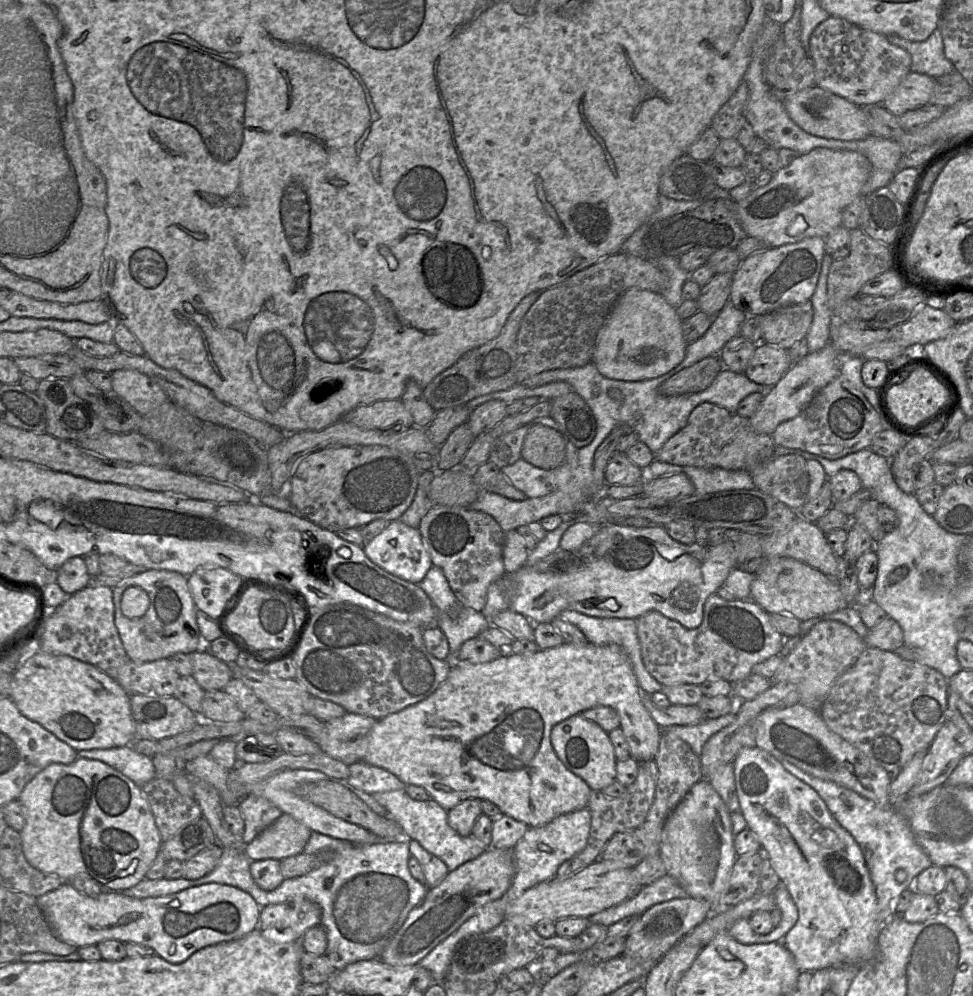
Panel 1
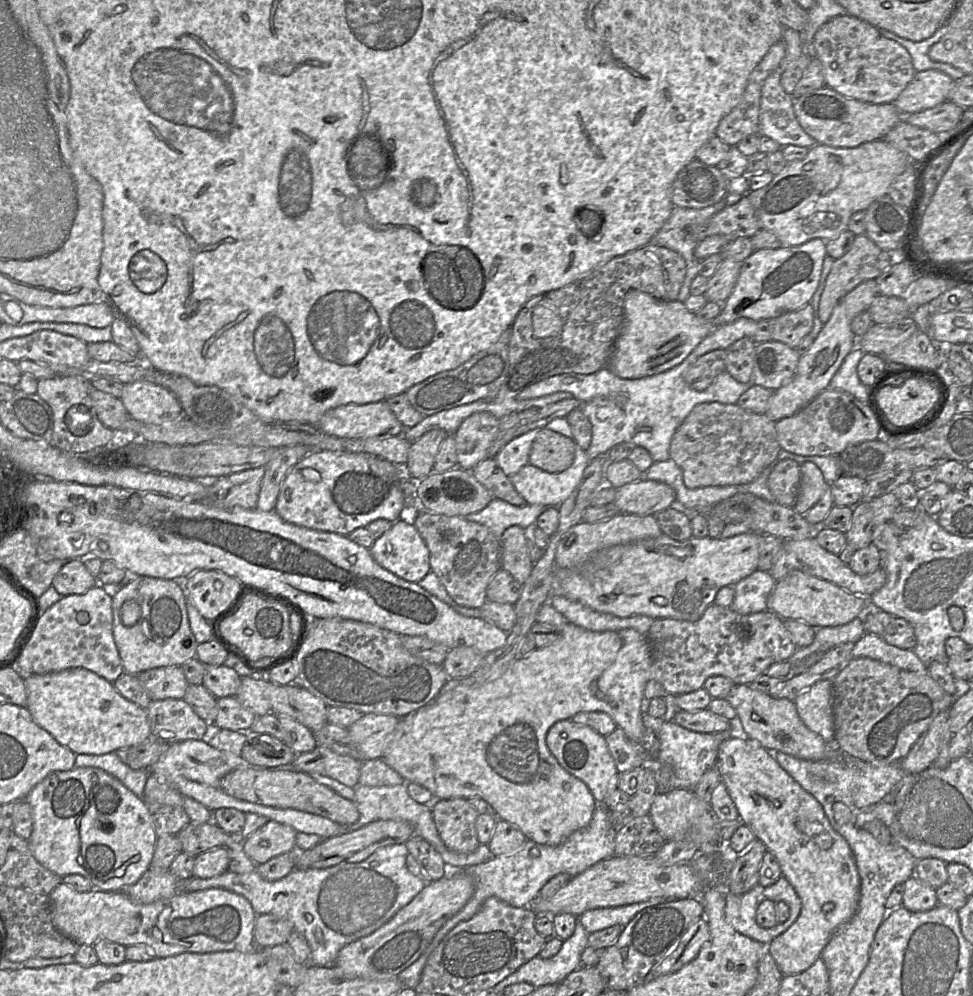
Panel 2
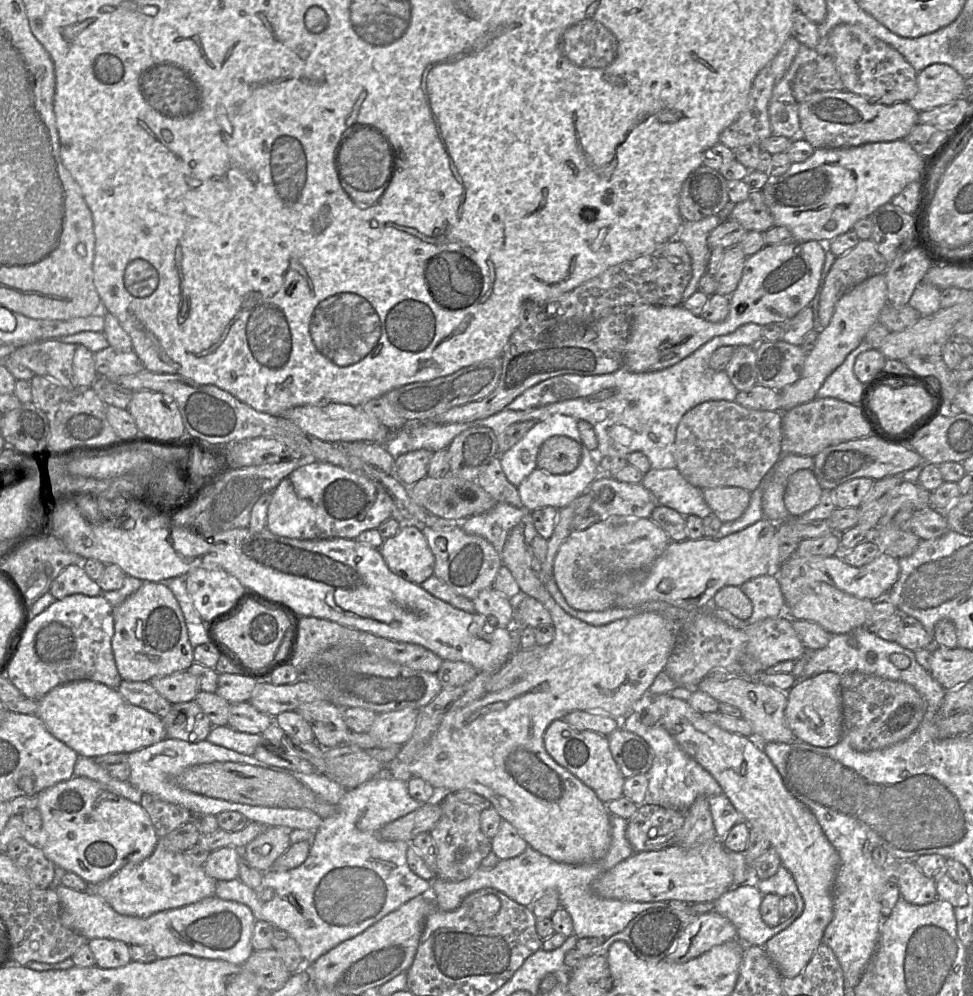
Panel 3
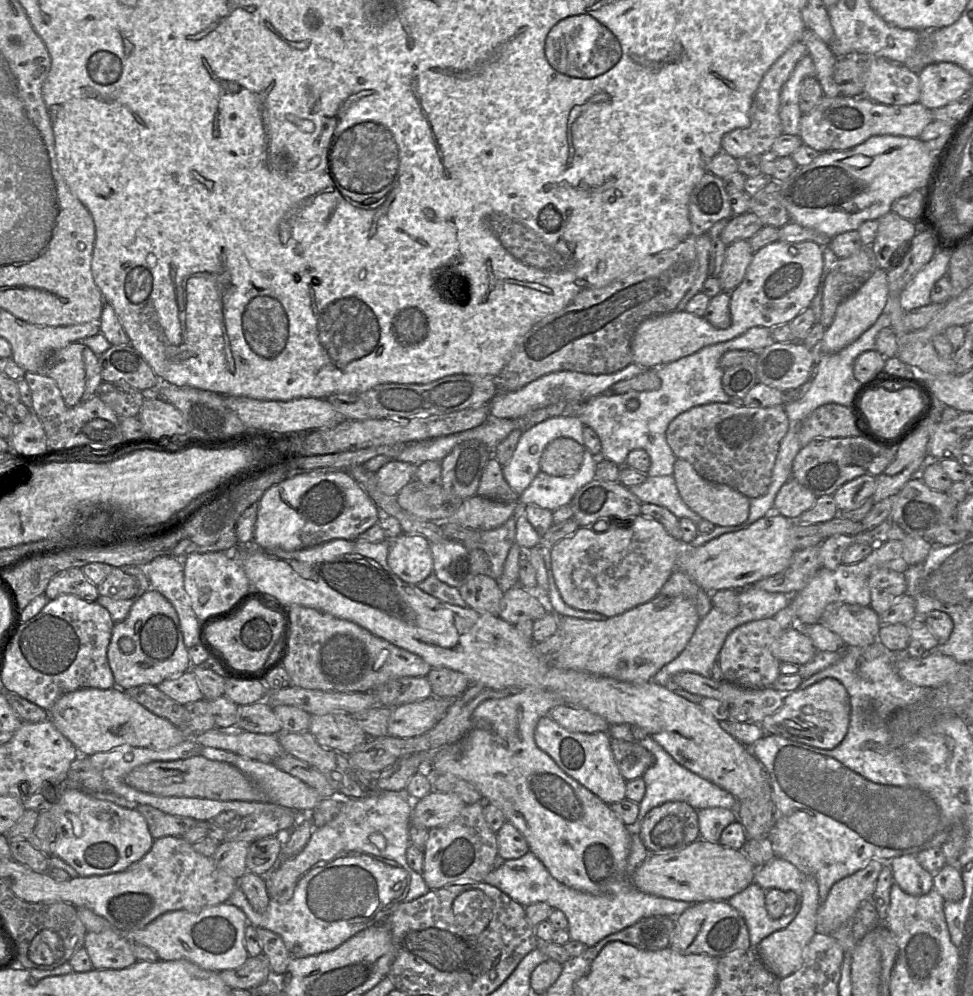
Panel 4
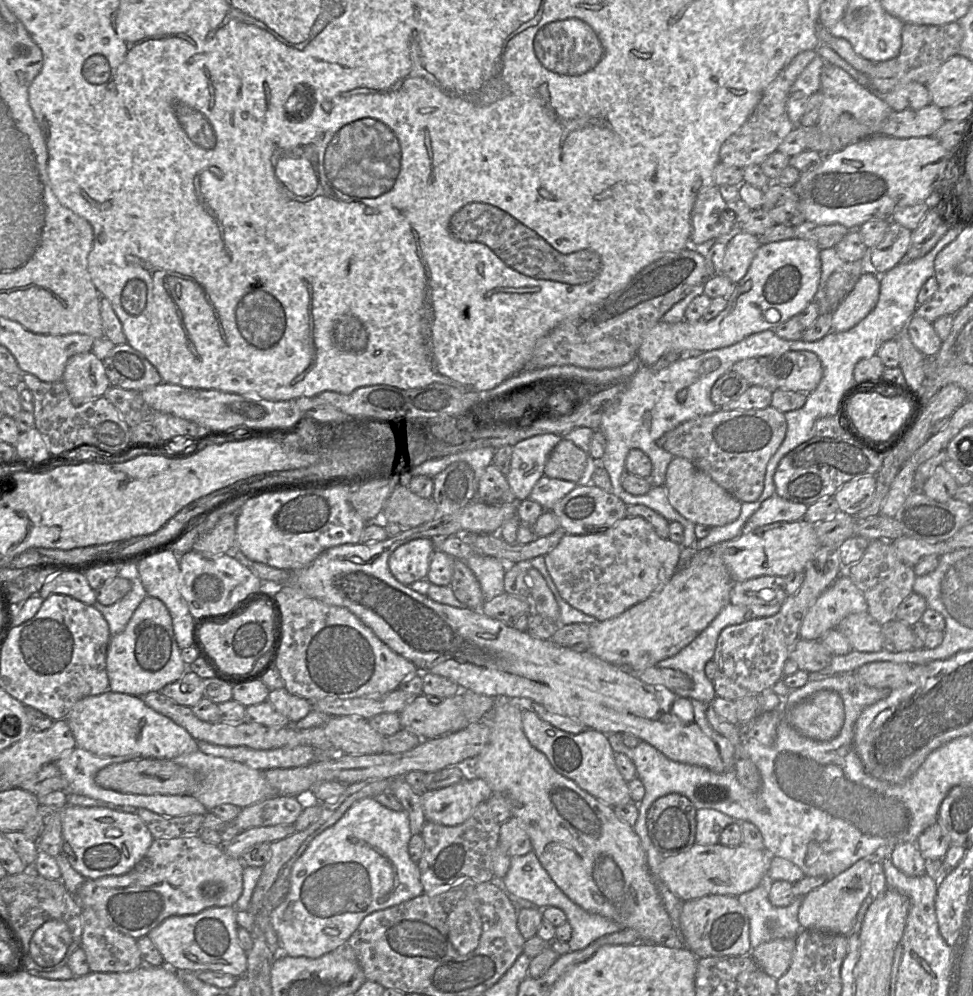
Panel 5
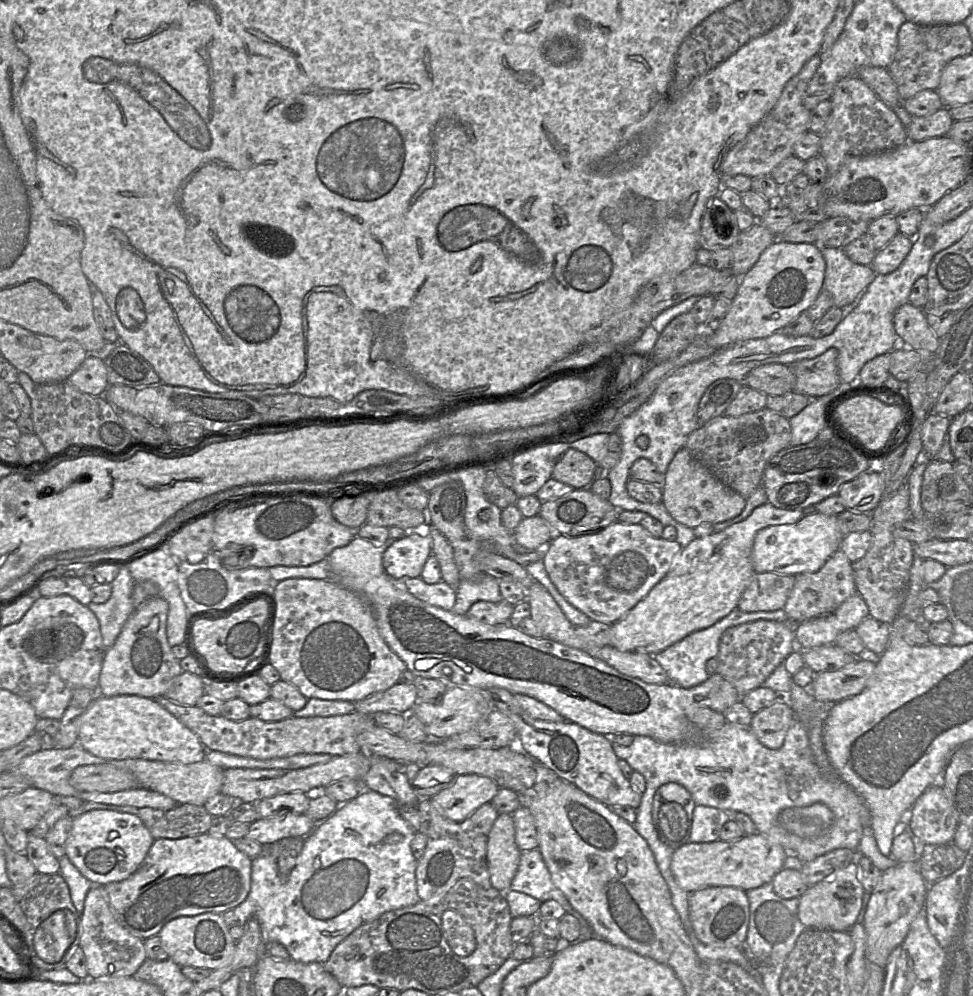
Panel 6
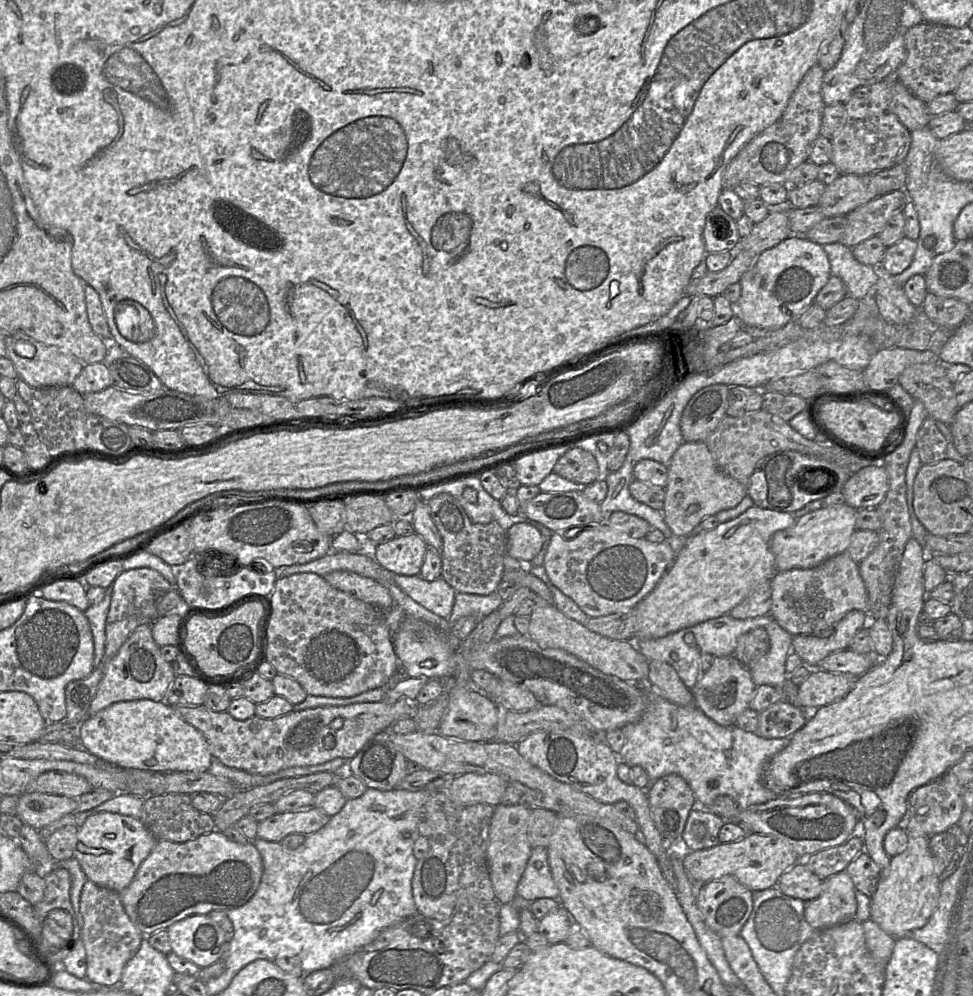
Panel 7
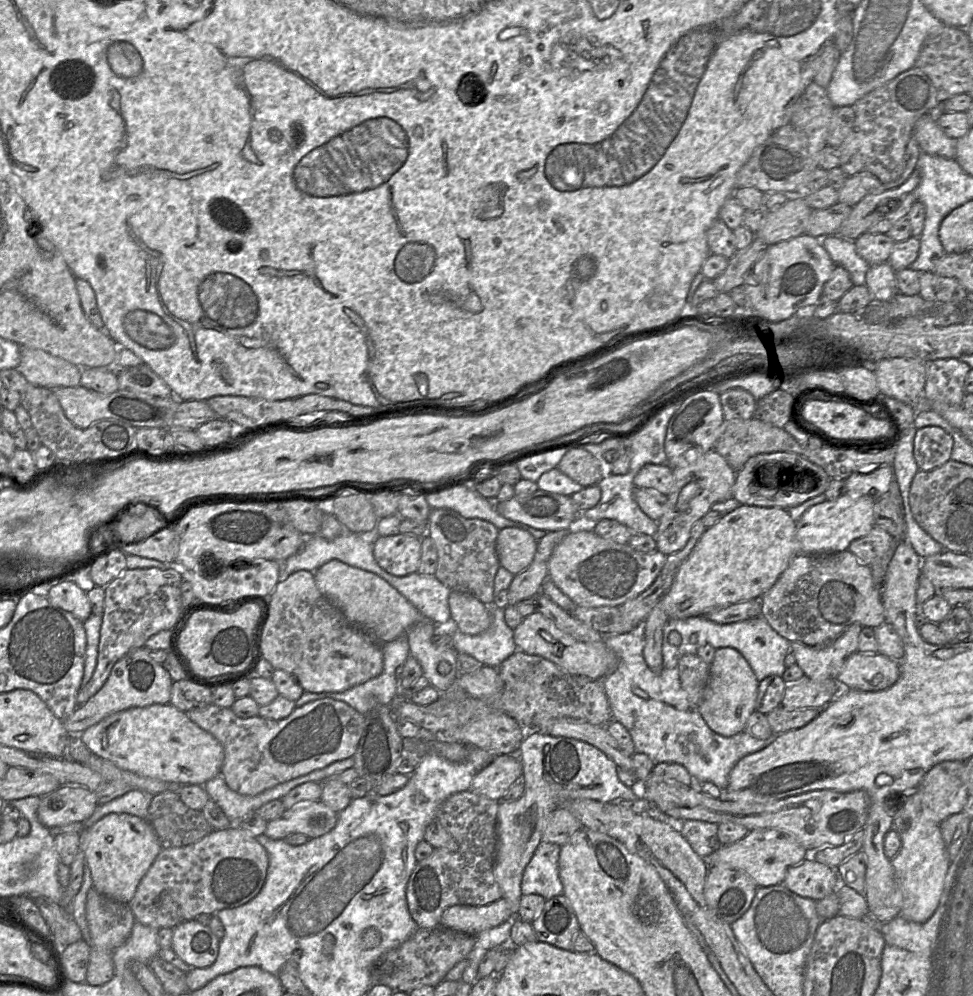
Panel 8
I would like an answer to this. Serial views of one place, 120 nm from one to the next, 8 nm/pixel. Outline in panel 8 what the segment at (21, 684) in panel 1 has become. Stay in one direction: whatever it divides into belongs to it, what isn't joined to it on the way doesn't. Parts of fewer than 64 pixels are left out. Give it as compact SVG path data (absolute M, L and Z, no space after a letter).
M170 703L129 708L114 713L86 729L81 734L81 740L94 755L111 761L123 770L177 785L204 785L220 774L224 761L222 744Z

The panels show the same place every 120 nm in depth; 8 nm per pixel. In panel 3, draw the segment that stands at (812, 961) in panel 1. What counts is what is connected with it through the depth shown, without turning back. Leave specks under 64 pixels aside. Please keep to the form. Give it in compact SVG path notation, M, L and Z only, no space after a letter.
M670 694L653 695L651 704L661 710L659 724L688 756L714 777L741 815L741 820L763 831L770 846L778 853L781 864L792 874L804 901L804 910L789 927L770 938L763 947L783 977L796 977L822 943L824 931L833 918L832 887L840 864L837 851L823 833L815 815L786 789L778 770L763 751L763 747L757 745L754 739L718 727L707 720L704 714L694 710L687 701L674 698Z

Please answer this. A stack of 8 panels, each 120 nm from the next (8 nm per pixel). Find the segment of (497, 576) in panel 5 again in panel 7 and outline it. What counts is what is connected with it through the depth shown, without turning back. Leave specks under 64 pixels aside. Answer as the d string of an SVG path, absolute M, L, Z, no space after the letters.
M497 590L489 595L457 592L452 613L447 619L448 623L451 627L460 618L466 616L474 616L478 621L481 621L500 607L503 602Z

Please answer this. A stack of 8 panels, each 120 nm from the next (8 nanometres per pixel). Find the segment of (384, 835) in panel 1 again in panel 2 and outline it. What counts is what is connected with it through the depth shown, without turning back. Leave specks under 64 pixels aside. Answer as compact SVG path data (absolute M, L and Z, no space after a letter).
M238 768L226 774L220 781L222 790L237 799L271 806L292 808L326 817L343 826L350 826L359 819L354 801L348 800L331 788L318 783L309 773L276 768Z

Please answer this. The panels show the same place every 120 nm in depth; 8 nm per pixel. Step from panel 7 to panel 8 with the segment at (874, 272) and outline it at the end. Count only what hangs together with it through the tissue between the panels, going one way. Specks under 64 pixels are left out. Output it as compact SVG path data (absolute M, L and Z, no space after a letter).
M829 235L821 239L821 242L832 261L849 272L853 285L865 285L866 273L871 265L858 255L854 241Z

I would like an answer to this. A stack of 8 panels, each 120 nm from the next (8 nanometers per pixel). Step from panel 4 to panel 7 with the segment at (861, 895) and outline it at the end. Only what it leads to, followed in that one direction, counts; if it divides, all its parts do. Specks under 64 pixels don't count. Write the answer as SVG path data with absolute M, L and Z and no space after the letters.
M842 871L823 880L821 894L805 903L804 916L812 928L822 929L854 919L856 910L855 886Z

